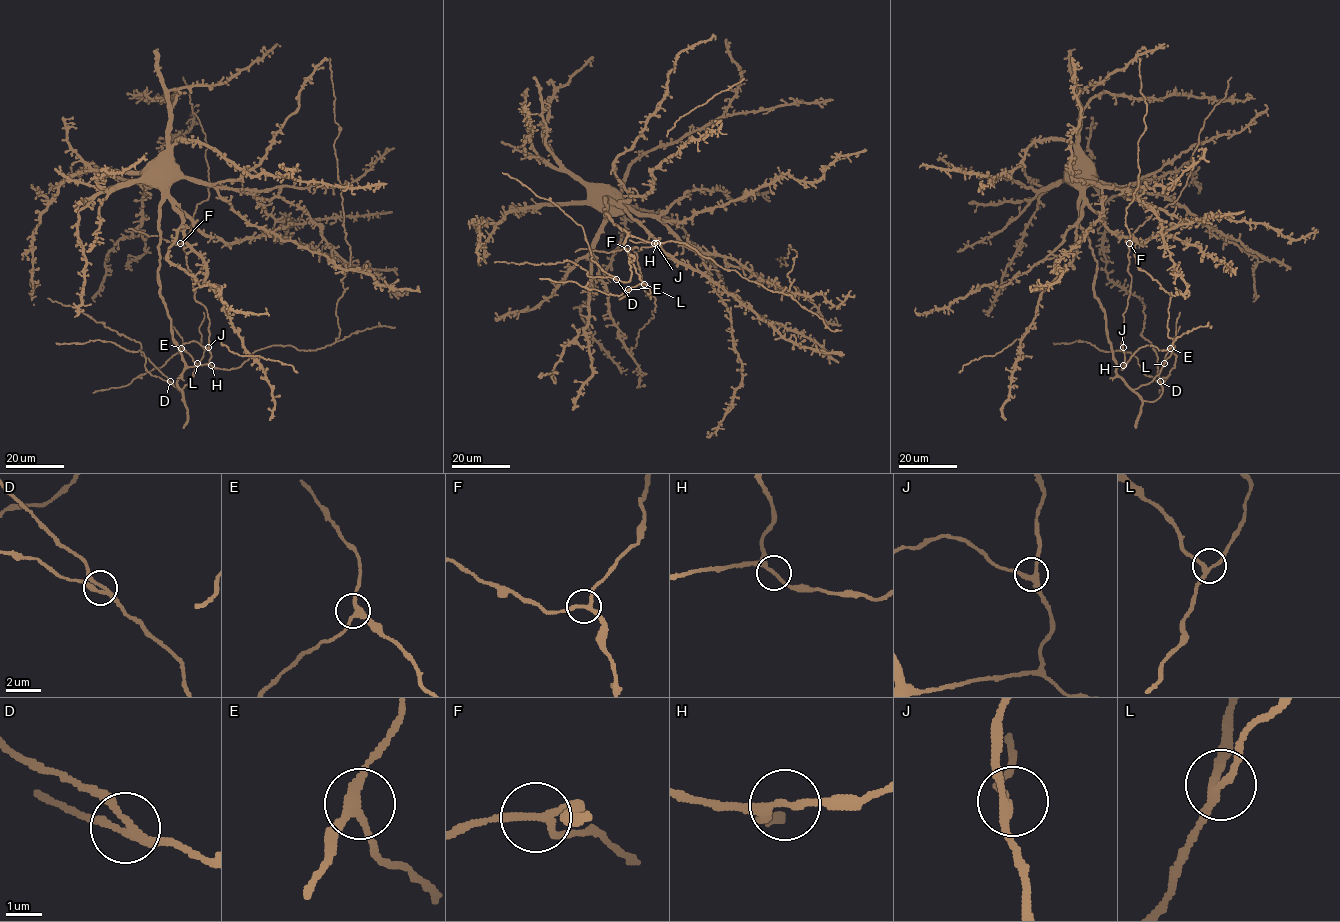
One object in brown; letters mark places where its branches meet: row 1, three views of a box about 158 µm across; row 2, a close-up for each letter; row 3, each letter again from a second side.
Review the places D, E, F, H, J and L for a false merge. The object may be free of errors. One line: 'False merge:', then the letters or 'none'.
False merge: none

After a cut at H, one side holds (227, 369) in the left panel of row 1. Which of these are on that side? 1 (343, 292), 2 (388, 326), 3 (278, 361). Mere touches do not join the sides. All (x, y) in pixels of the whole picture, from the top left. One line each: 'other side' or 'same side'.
1: same side
2: same side
3: other side

